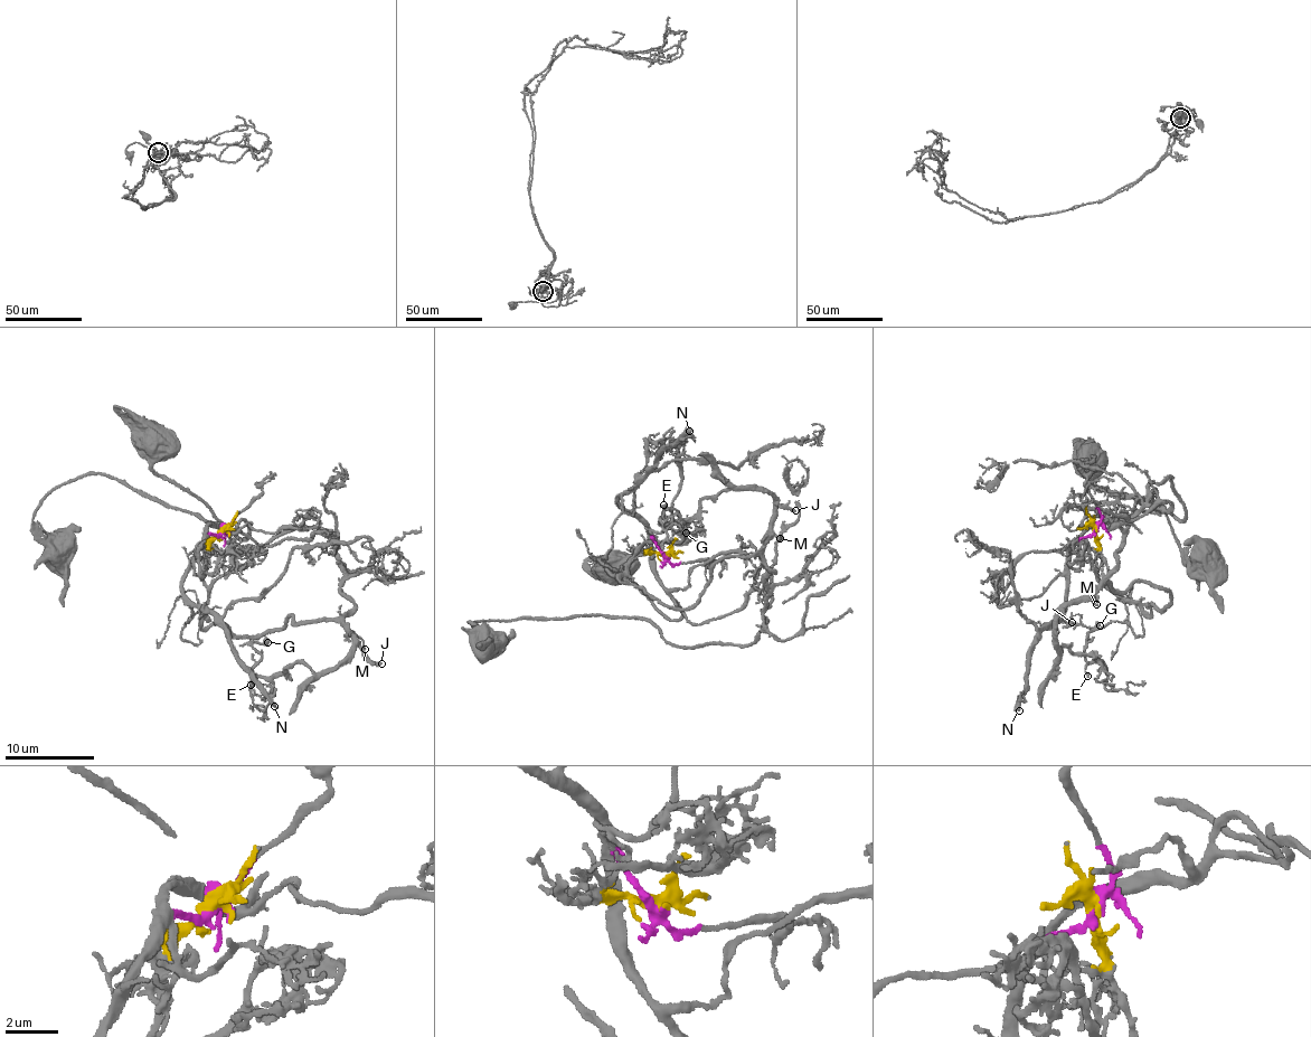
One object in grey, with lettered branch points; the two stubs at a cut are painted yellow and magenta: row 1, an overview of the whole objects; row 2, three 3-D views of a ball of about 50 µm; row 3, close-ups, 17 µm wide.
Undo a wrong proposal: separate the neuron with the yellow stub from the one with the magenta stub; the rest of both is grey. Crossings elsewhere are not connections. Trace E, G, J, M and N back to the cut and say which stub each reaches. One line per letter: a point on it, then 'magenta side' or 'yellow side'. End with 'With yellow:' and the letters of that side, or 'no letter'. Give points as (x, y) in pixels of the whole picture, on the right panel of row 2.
E: place (1087, 676); yellow side
G: place (1100, 625); yellow side
J: place (1072, 622); yellow side
M: place (1096, 604); yellow side
N: place (1019, 710); magenta side
With yellow: E, G, J, M

